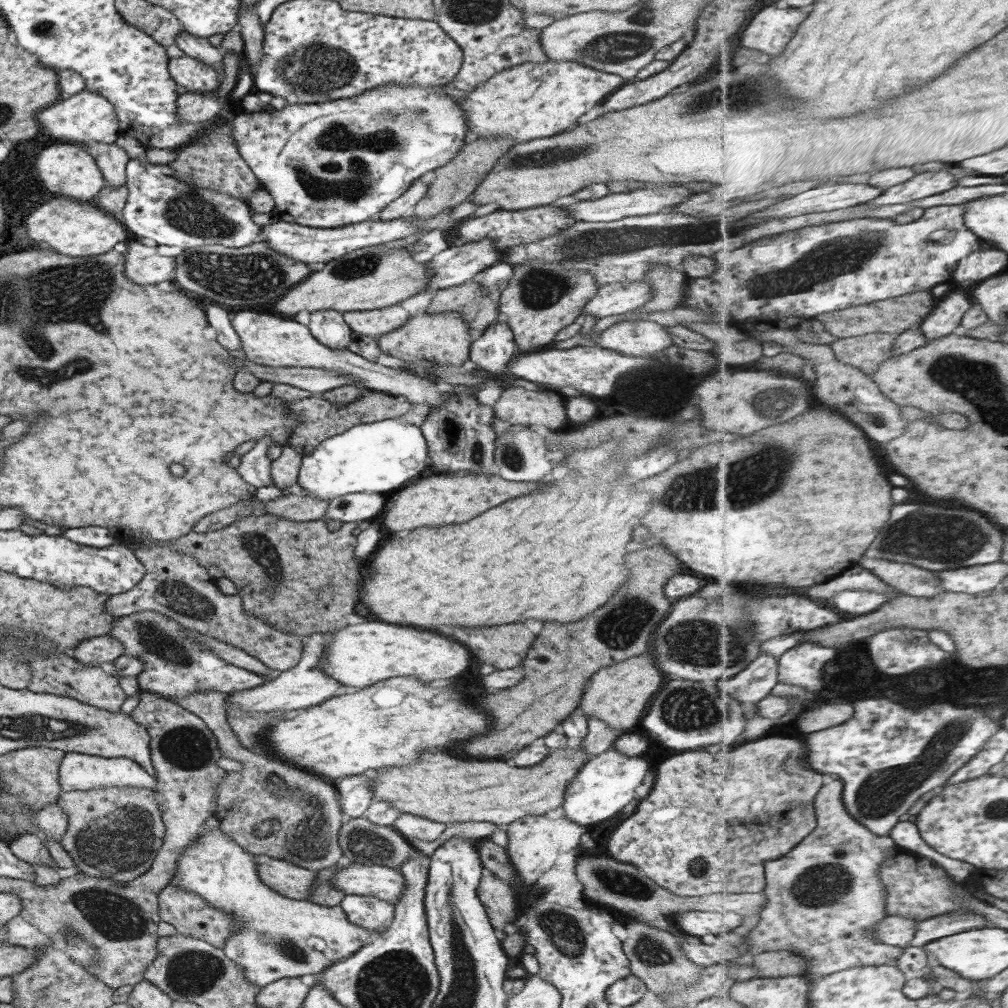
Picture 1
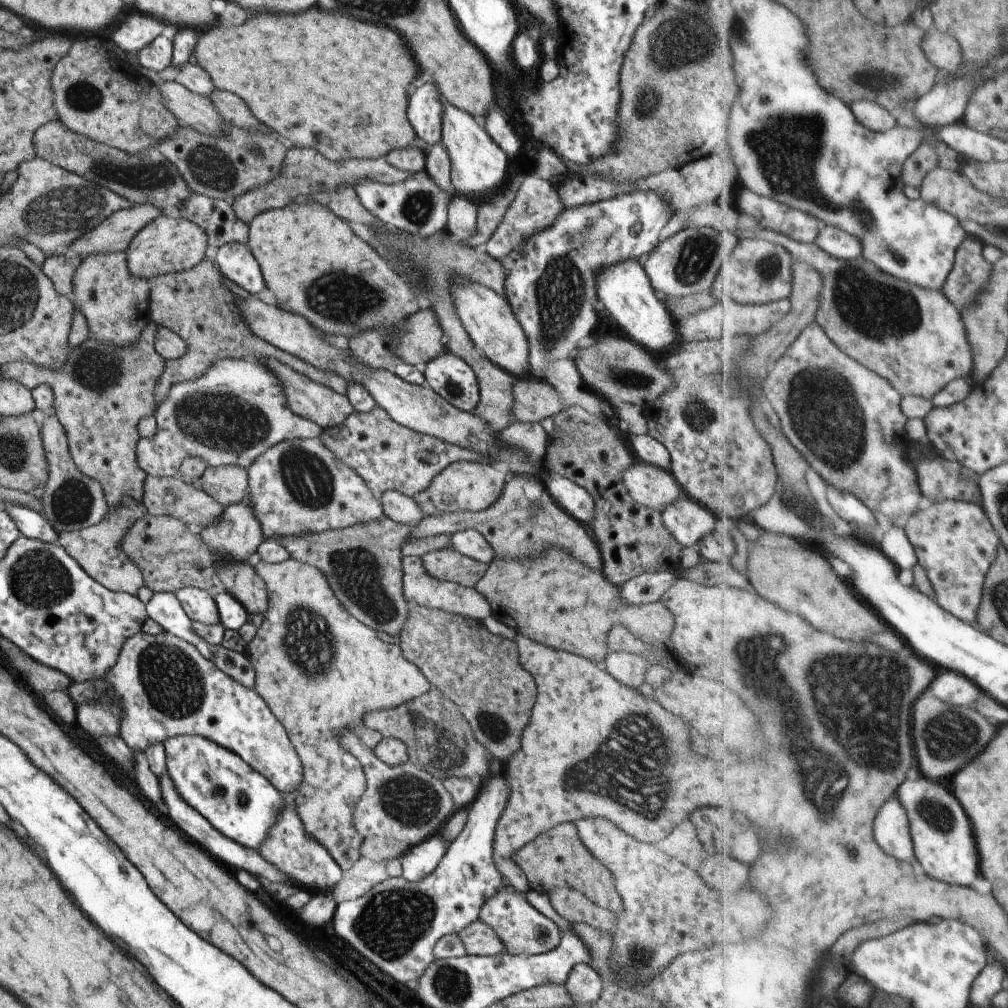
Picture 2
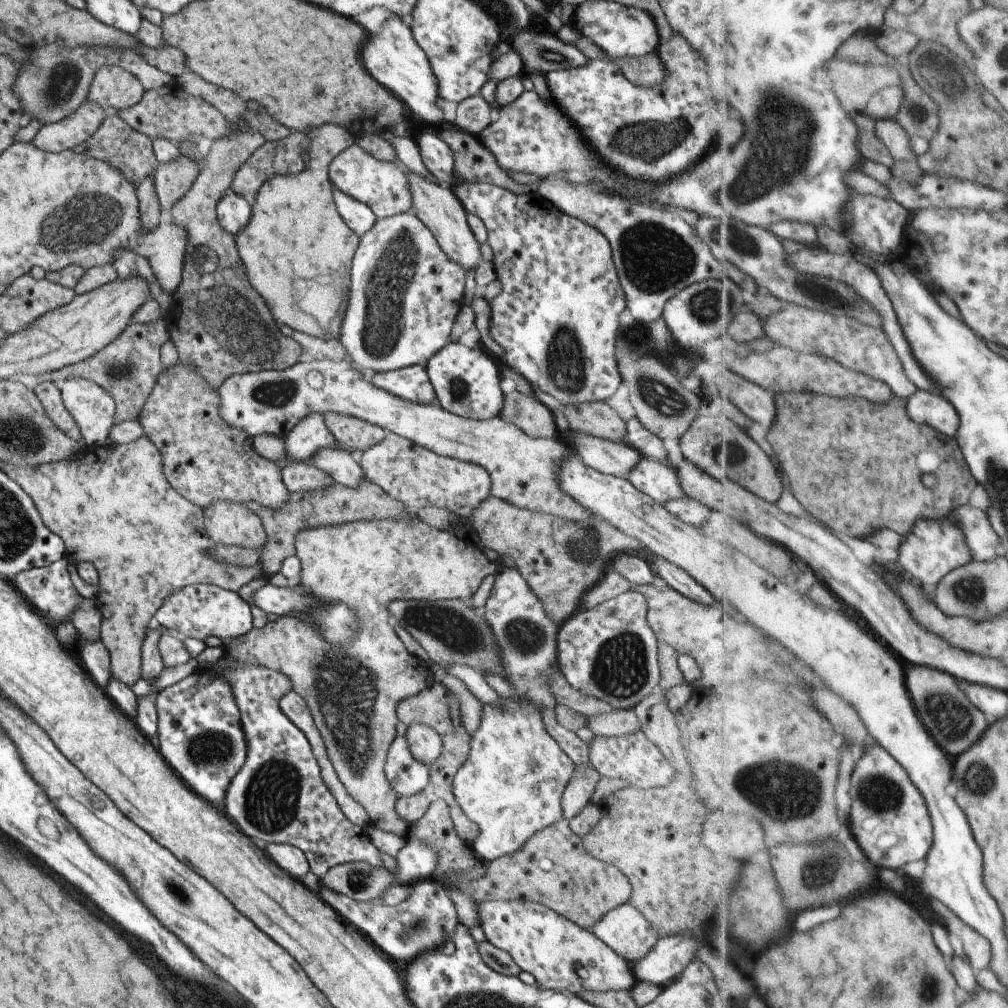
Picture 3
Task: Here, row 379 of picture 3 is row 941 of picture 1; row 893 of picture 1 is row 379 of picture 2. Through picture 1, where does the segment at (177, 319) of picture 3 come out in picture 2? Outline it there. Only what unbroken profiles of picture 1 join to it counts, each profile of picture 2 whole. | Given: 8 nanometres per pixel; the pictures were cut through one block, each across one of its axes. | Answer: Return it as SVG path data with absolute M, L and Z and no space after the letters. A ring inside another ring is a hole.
M205 257L187 270L149 278L147 287L149 288L148 305L150 306L148 318L156 325L165 326L167 330L175 332L186 344L185 354L181 358L165 363L163 372L153 388L155 408L159 406L159 402L163 402L163 398L167 396L167 392L173 384L193 382L211 364L215 364L217 360L227 359L247 361L267 358L268 361L276 360L277 363L303 374L305 378L326 386L337 394L345 395L347 383L341 376L327 372L327 370L319 370L319 368L291 356L288 352L280 351L275 346L267 344L263 338L257 338L255 334L251 334L251 330L245 326L245 322L239 316L239 310L235 306L235 300L239 300L239 298L221 282L221 274L214 262Z

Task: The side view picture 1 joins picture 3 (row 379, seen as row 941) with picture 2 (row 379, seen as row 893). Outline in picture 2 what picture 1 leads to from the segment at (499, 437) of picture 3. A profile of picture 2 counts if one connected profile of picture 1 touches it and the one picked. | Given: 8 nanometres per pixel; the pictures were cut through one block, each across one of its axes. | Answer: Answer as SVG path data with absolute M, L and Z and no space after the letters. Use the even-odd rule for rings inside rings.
M217 360L193 382L173 384L153 416L157 430L151 438L139 438L135 446L135 462L145 475L154 477L179 478L179 466L187 456L203 460L207 467L237 465L246 469L255 462L255 458L259 458L259 454L279 442L307 440L322 432L311 420L290 412L279 378L275 378L265 364L255 360Z

